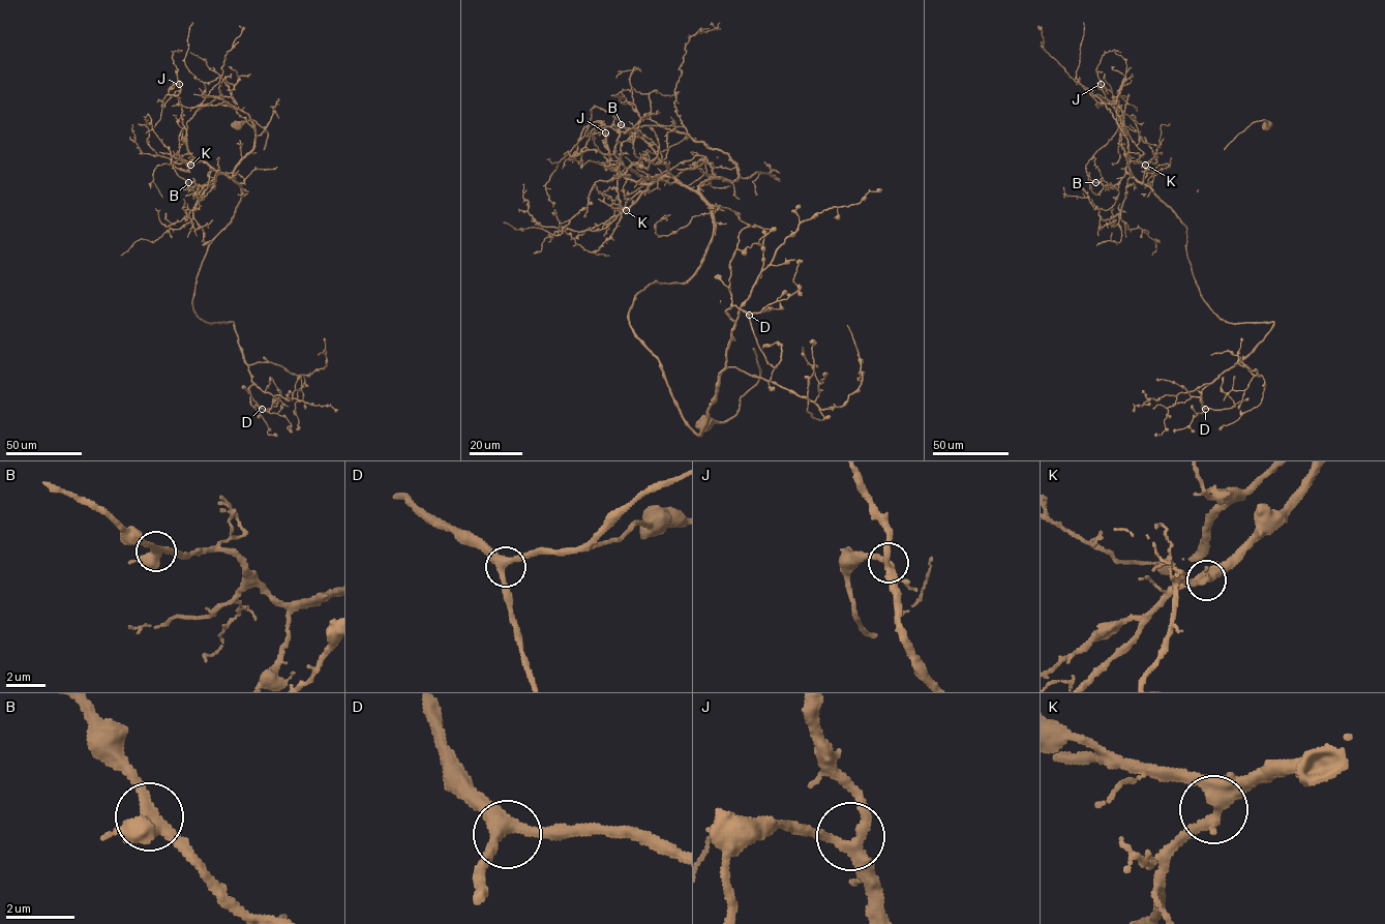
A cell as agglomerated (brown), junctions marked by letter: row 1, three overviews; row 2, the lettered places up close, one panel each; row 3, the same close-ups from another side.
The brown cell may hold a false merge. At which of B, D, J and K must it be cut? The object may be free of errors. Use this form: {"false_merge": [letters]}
{"false_merge": []}

